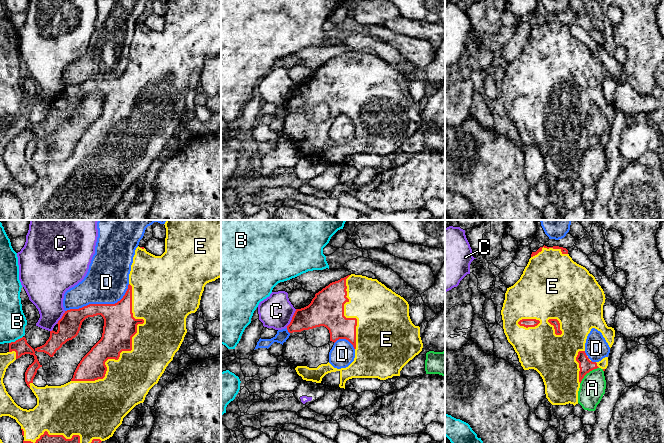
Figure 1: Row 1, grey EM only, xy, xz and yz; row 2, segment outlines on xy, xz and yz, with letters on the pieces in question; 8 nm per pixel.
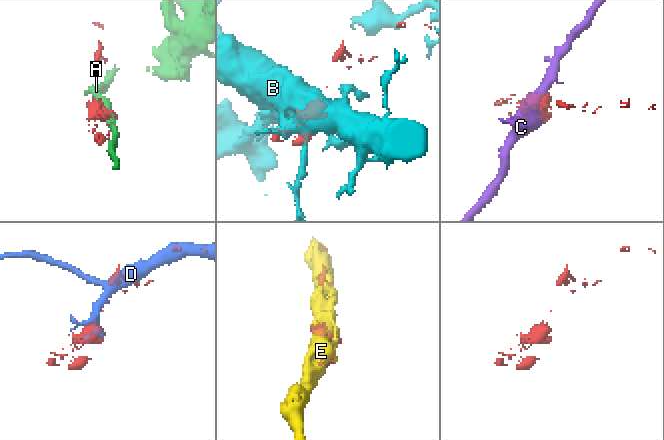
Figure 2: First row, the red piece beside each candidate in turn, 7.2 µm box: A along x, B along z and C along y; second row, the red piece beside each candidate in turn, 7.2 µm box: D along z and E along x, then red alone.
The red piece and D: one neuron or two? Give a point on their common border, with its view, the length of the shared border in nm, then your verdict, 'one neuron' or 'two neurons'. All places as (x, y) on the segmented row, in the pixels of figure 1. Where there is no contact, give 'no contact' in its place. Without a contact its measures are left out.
xy (100, 304) | 550 nm | two neurons

